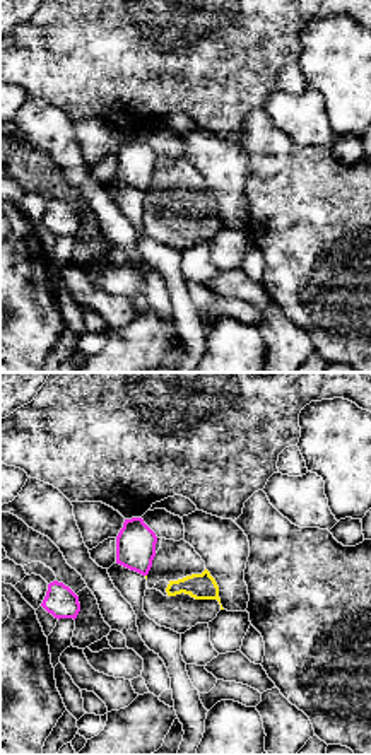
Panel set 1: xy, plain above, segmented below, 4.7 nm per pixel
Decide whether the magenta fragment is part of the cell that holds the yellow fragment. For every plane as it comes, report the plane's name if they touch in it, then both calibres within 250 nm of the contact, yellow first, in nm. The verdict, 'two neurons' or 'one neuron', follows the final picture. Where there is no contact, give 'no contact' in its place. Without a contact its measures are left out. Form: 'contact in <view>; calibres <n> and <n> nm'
no contact

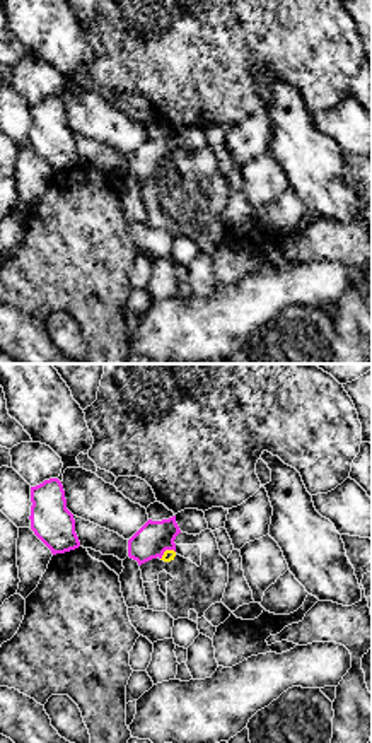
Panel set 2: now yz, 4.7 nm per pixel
contact in yz; calibres 50 and 160 nm

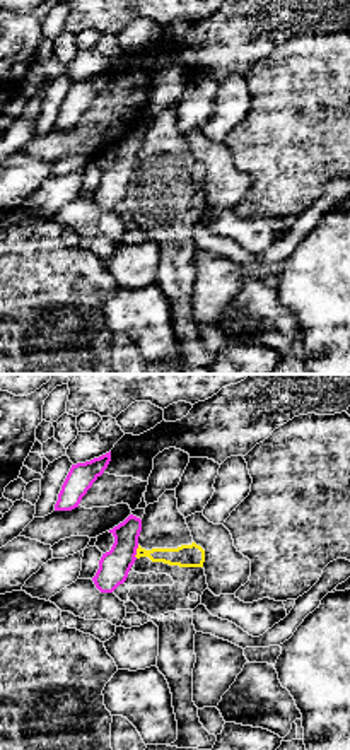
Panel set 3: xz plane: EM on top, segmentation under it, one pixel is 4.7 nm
contact in xz; calibres 110 and 140 nm

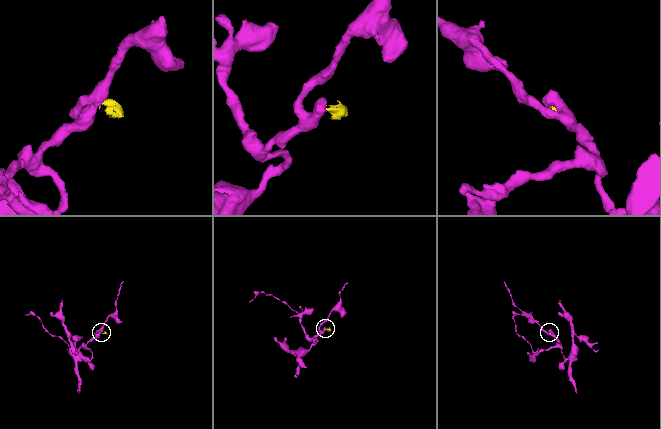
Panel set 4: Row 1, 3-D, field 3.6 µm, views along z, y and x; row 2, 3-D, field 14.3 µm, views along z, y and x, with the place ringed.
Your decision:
two neurons

